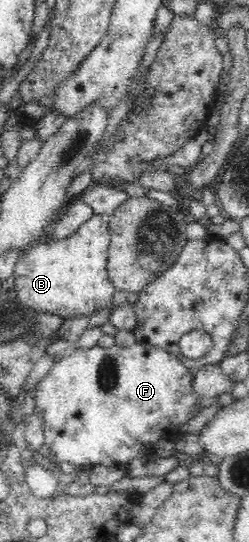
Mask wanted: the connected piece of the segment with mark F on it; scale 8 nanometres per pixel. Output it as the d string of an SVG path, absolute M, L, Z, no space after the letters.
M135 343L127 347L115 345L111 347L93 346L89 349L72 348L70 354L67 356L63 355L61 359L54 361L52 368L34 387L34 413L41 414L43 424L45 424L44 444L51 448L52 454L61 462L67 462L73 465L85 465L87 467L98 464L105 467L121 466L122 464L127 466L129 465L129 461L134 458L141 458L143 455L147 455L147 446L155 447L155 444L161 438L168 437L173 439L175 433L178 433L181 438L185 437L181 433L180 427L188 423L201 409L198 405L196 406L197 400L200 397L193 391L194 373L195 369L190 369L186 365L183 365L172 353L164 349L159 349L150 343Z

